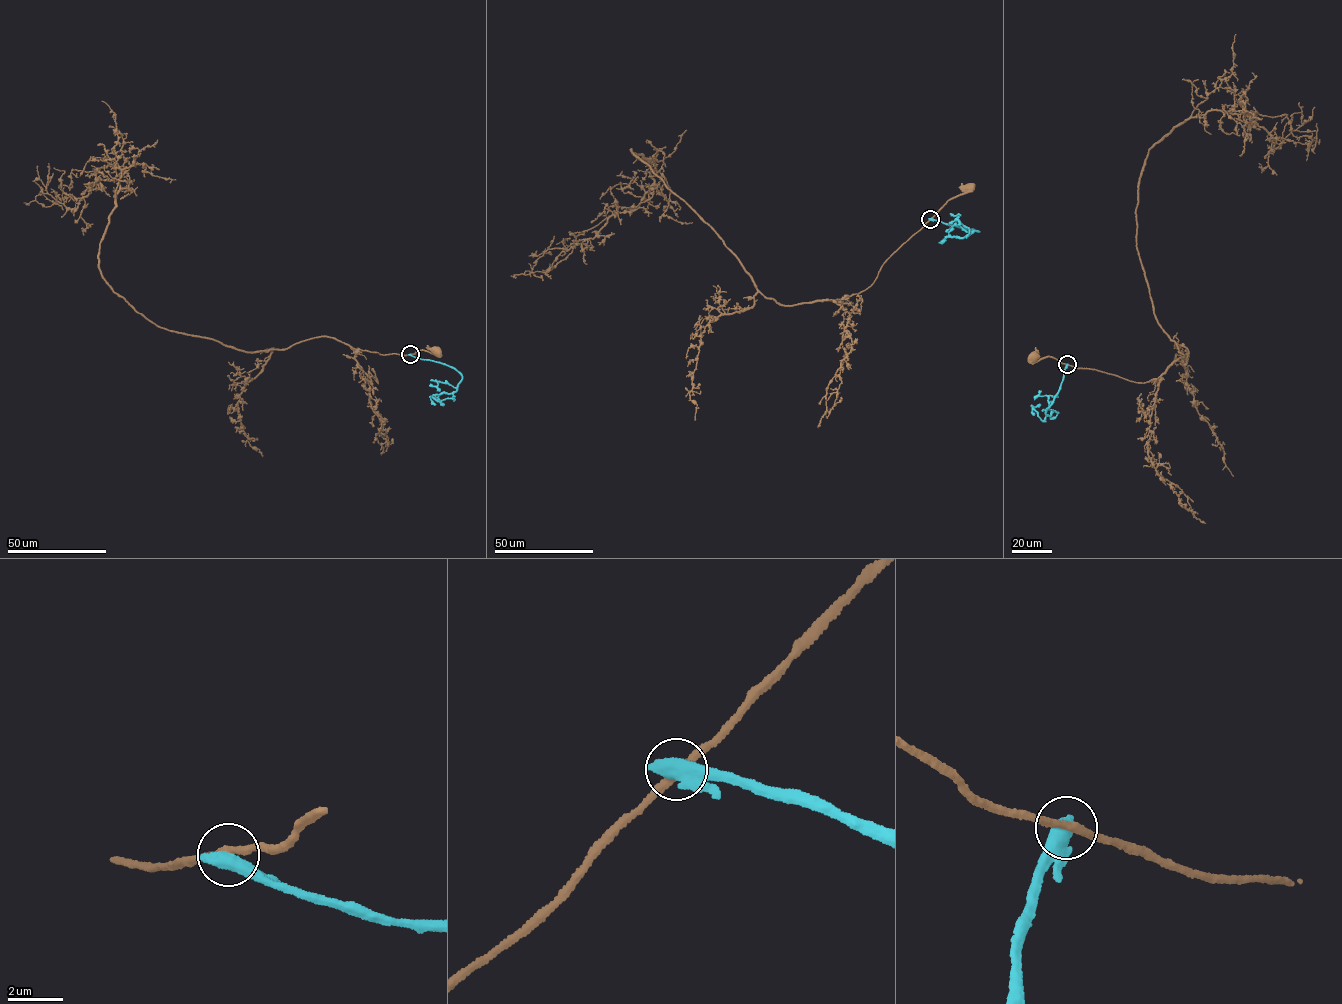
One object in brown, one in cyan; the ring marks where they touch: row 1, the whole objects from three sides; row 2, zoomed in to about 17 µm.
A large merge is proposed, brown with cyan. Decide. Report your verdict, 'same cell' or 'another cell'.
another cell

